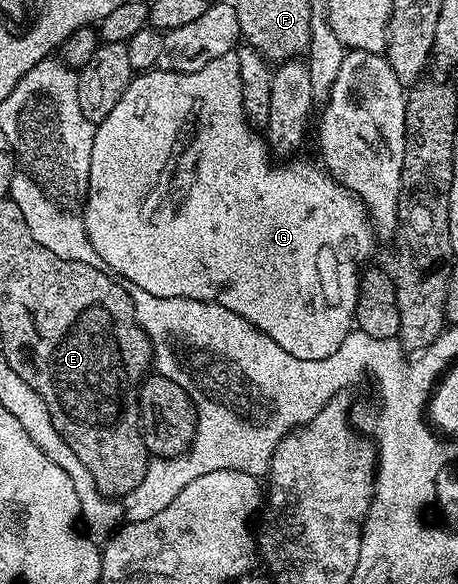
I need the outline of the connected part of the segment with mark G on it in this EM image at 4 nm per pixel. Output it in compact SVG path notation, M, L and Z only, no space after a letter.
M237 52L220 55L220 59L212 59L212 63L191 73L169 73L157 67L139 72L124 95L120 95L120 103L112 107L108 119L97 122L94 131L88 200L82 215L86 234L92 247L96 247L101 264L133 288L143 289L148 291L148 295L157 297L217 301L219 305L228 307L228 311L236 311L236 315L255 325L264 335L268 335L268 339L280 343L288 355L296 355L296 359L328 359L355 328L360 270L374 253L376 234L364 203L351 189L345 189L335 181L321 164L298 160L275 163L268 152L265 136L247 121L246 109L242 106Z

